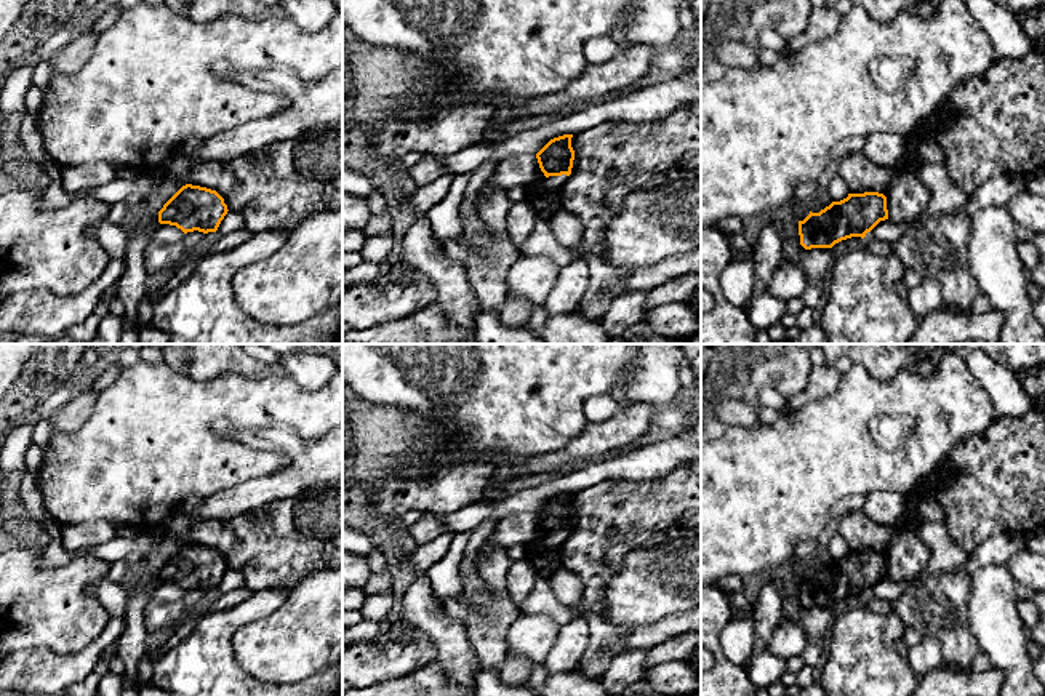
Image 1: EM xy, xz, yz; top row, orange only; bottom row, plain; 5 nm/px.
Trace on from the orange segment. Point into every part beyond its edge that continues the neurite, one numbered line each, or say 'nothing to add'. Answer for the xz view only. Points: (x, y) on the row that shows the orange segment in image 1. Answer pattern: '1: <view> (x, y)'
1: xz (544, 194)

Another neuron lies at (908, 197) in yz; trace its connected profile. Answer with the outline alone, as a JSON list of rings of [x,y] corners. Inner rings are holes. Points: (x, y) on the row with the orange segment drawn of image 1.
[[[864,152],[842,157],[839,176],[850,194],[879,192],[887,197],[888,221],[919,219],[930,200],[930,189],[912,173],[875,165]]]

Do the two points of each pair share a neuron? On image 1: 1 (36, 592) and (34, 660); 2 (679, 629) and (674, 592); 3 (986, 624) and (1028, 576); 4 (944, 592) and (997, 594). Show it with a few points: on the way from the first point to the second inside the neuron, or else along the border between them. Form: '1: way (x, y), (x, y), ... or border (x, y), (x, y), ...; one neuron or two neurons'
1: border (16, 650), (48, 647), (71, 655); two neurons
2: border (684, 612), (640, 624); two neurons
3: border (1005, 565), (1015, 583); two neurons
4: border (972, 575), (968, 600), (970, 632); two neurons

